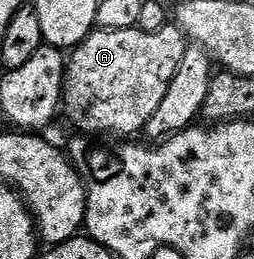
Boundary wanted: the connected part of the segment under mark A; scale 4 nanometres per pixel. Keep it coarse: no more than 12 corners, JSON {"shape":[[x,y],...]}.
{"shape":[[91,30],[66,63],[86,134],[141,135],[186,33]]}

